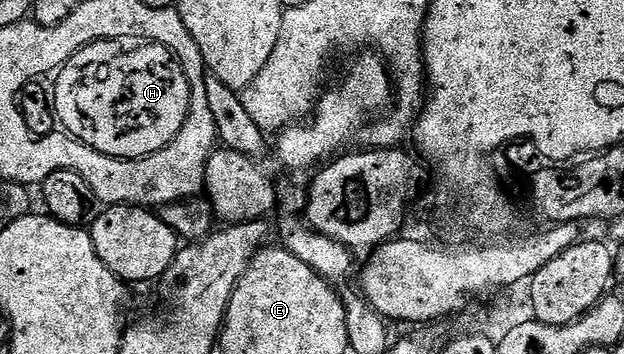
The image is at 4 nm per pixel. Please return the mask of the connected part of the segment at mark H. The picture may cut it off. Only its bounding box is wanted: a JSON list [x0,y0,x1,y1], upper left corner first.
[52,41,192,154]

